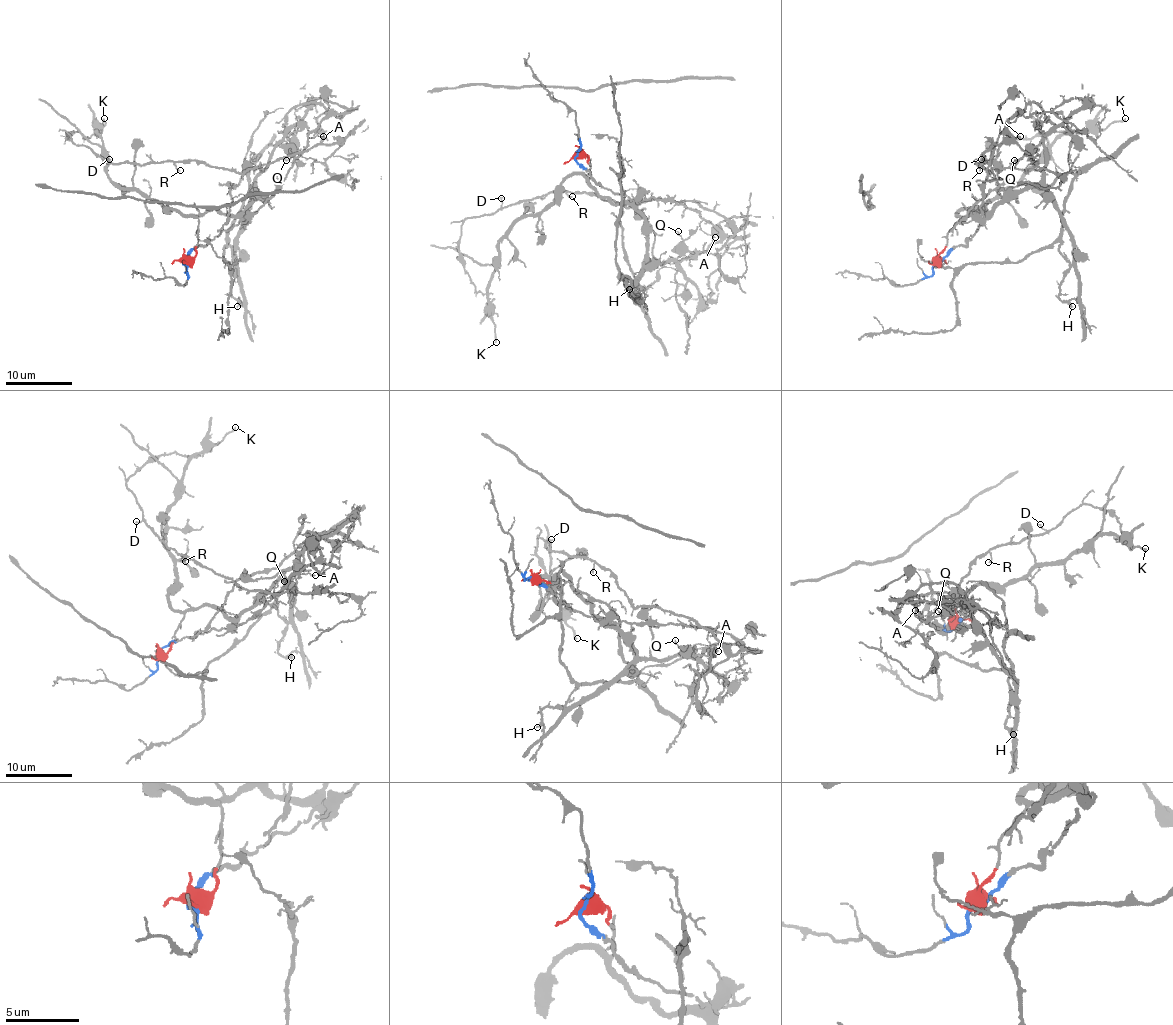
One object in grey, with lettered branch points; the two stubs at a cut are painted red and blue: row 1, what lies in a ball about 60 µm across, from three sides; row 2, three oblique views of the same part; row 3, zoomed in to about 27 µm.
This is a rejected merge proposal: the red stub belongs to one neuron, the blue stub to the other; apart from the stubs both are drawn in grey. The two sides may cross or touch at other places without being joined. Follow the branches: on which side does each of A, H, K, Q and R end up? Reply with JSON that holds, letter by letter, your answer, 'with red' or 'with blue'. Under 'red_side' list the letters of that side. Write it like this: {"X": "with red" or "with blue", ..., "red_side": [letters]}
{"A": "with blue", "H": "with red", "K": "with red", "Q": "with red", "R": "with blue", "red_side": ["H", "K", "Q"]}

